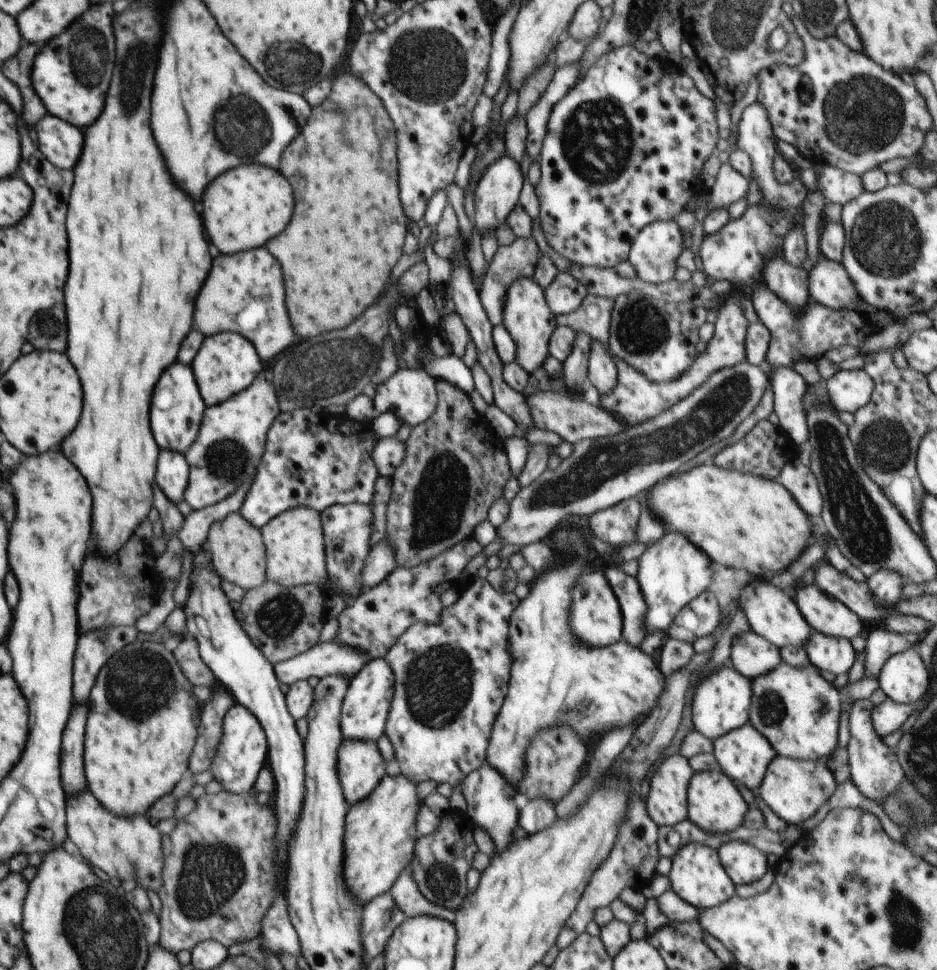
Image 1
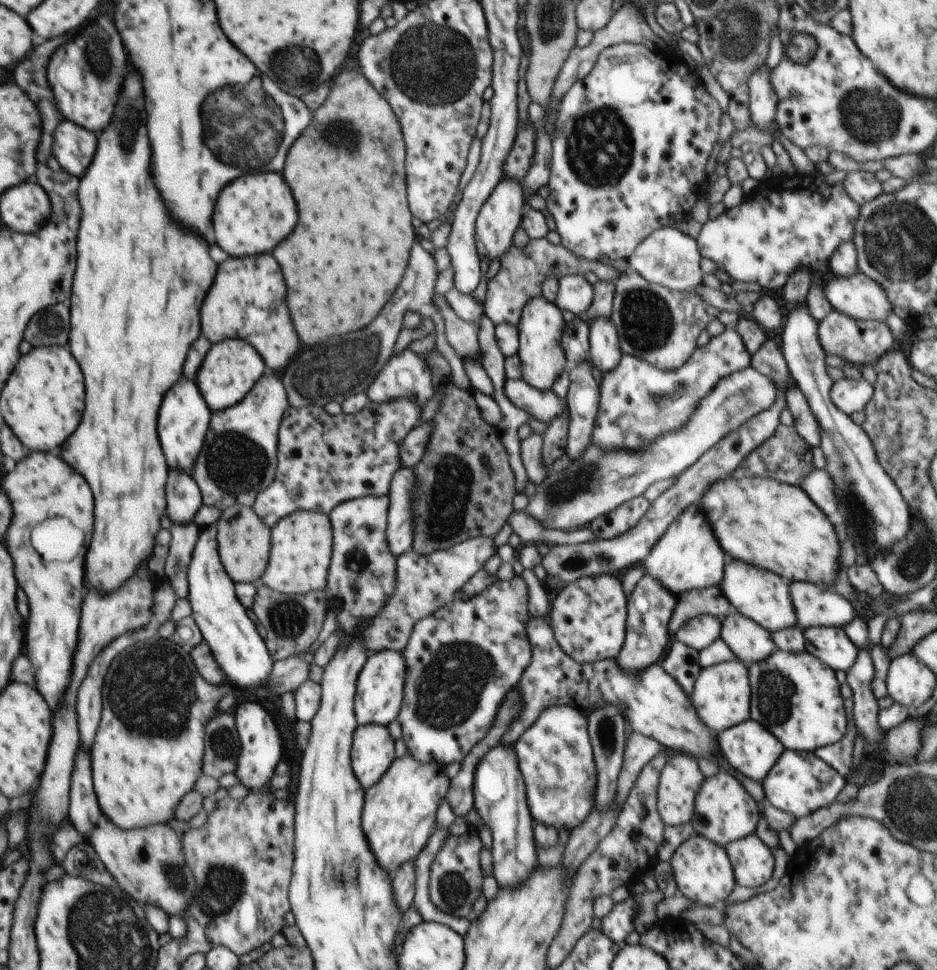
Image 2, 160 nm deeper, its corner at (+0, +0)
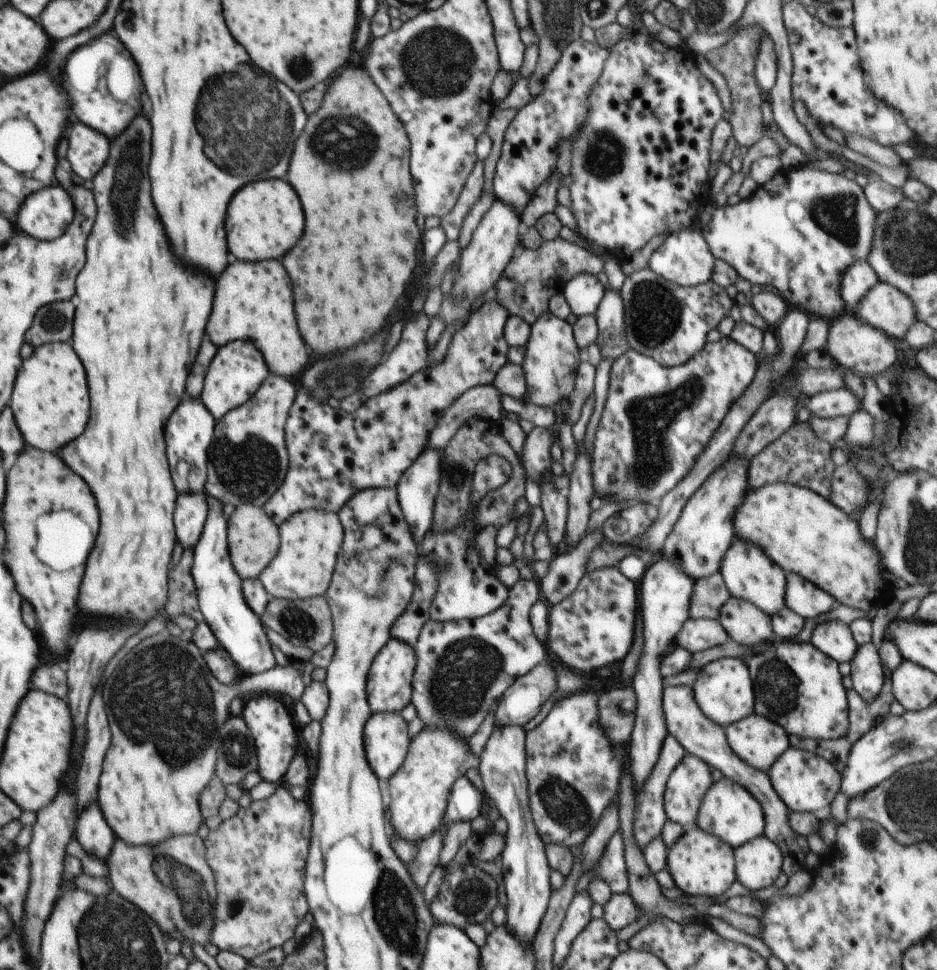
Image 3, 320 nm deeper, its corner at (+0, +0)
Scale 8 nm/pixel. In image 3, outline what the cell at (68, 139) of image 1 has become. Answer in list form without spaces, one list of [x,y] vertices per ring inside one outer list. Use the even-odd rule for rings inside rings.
[[[76,122],[76,128],[72,128],[72,136],[68,136],[68,144],[68,160],[74,172],[84,180],[92,180],[108,160],[110,142],[90,126]]]

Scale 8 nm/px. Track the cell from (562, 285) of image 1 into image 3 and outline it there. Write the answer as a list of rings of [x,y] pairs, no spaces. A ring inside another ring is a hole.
[[[578,274],[565,285],[563,296],[576,317],[596,313],[600,300],[603,300],[605,288],[592,274]]]

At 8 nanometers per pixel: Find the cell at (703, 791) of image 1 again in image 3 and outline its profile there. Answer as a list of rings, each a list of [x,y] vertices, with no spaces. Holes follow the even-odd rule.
[[[723,777],[718,782],[713,782],[712,786],[706,790],[695,826],[703,832],[716,836],[730,847],[737,848],[754,838],[763,836],[766,820],[760,804],[752,797],[752,794],[740,784]]]

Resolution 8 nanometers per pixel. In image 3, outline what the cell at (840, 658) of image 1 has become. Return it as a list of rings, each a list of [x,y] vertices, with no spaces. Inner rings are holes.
[[[828,620],[818,624],[812,632],[810,644],[838,664],[852,661],[859,648],[848,624],[840,620]]]

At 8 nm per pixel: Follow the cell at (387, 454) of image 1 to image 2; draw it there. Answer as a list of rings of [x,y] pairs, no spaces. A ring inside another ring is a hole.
[[[420,422],[406,436],[400,447],[401,468],[414,467],[427,452],[433,422]]]

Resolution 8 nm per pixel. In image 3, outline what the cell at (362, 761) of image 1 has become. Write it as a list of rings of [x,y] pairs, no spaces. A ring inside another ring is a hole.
[[[376,713],[370,715],[363,731],[364,754],[368,766],[378,776],[378,782],[384,788],[406,760],[412,740],[408,736],[408,724],[400,713]]]

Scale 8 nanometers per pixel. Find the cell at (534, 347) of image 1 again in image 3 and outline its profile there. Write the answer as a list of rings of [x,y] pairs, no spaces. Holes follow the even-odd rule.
[[[546,312],[538,316],[538,320],[530,326],[530,338],[525,348],[525,358],[521,366],[528,388],[527,400],[537,406],[553,408],[557,402],[570,397],[574,390],[576,370],[581,362],[571,325]]]

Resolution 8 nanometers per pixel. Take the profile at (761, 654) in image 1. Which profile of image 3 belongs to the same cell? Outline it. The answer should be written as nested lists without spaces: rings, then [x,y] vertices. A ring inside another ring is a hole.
[[[731,597],[722,606],[719,622],[728,637],[742,646],[758,646],[775,636],[771,617],[746,600]]]

